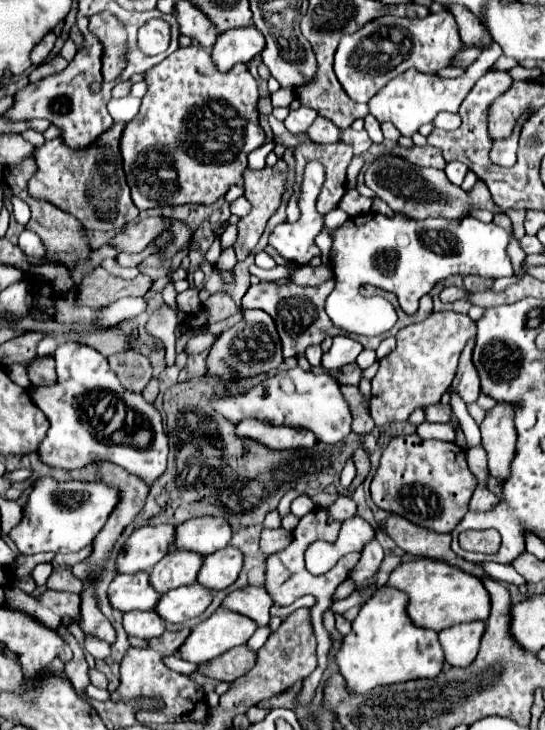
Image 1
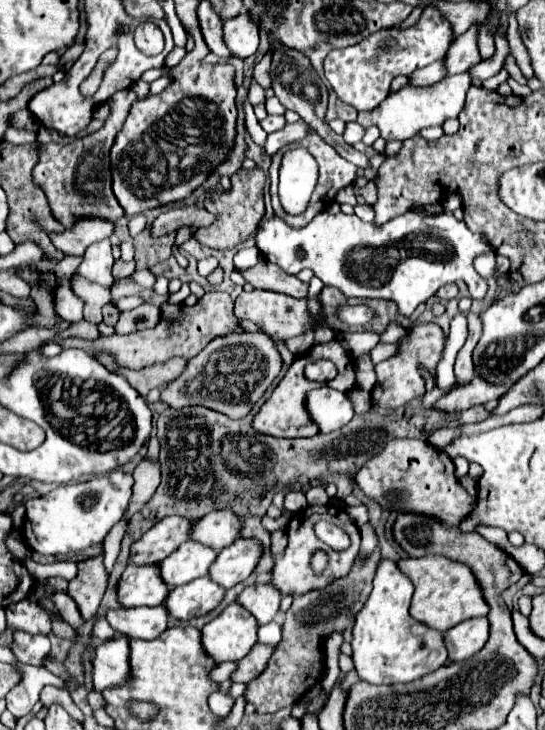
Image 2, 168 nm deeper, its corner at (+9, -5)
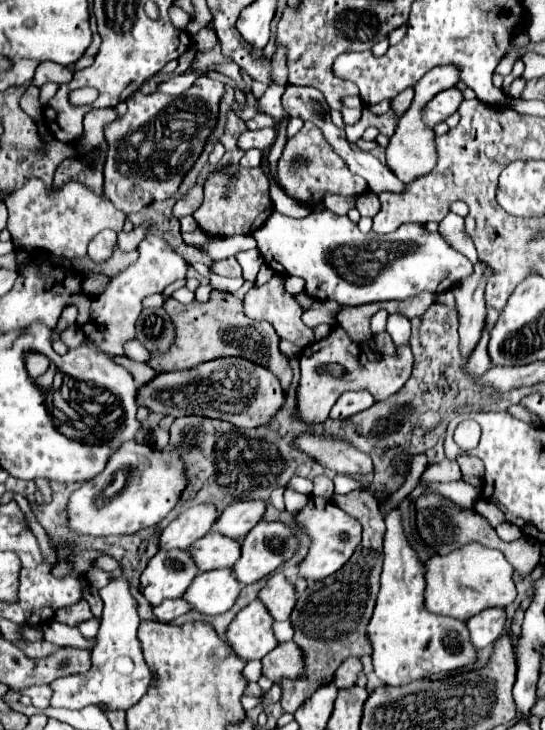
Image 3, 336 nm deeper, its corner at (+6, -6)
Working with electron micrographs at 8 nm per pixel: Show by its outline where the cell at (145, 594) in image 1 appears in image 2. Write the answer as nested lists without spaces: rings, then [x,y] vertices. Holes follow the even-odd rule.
[[[128,564],[116,588],[116,596],[122,608],[160,606],[166,594],[168,586],[162,582],[158,566]]]

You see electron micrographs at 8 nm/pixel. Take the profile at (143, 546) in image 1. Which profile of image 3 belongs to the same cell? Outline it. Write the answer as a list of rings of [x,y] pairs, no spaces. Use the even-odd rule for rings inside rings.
[[[201,503],[183,511],[175,521],[171,521],[159,539],[161,549],[189,549],[193,541],[211,531],[213,521],[217,521],[219,511],[211,503]]]

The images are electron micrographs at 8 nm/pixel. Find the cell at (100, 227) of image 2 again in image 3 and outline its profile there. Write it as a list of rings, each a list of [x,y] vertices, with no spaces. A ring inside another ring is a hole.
[[[29,177],[27,183],[5,197],[9,209],[7,231],[11,233],[19,251],[33,253],[35,249],[47,249],[57,257],[85,257],[89,241],[103,229],[121,231],[125,223],[125,213],[121,213],[103,195],[93,193],[79,181],[69,181],[65,187],[45,187],[37,177]]]

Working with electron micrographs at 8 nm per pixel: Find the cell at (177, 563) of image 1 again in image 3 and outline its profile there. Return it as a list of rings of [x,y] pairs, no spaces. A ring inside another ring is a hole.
[[[209,531],[205,537],[195,541],[189,551],[193,553],[193,559],[197,561],[197,567],[201,571],[233,567],[241,557],[241,539],[235,541],[221,533]]]

